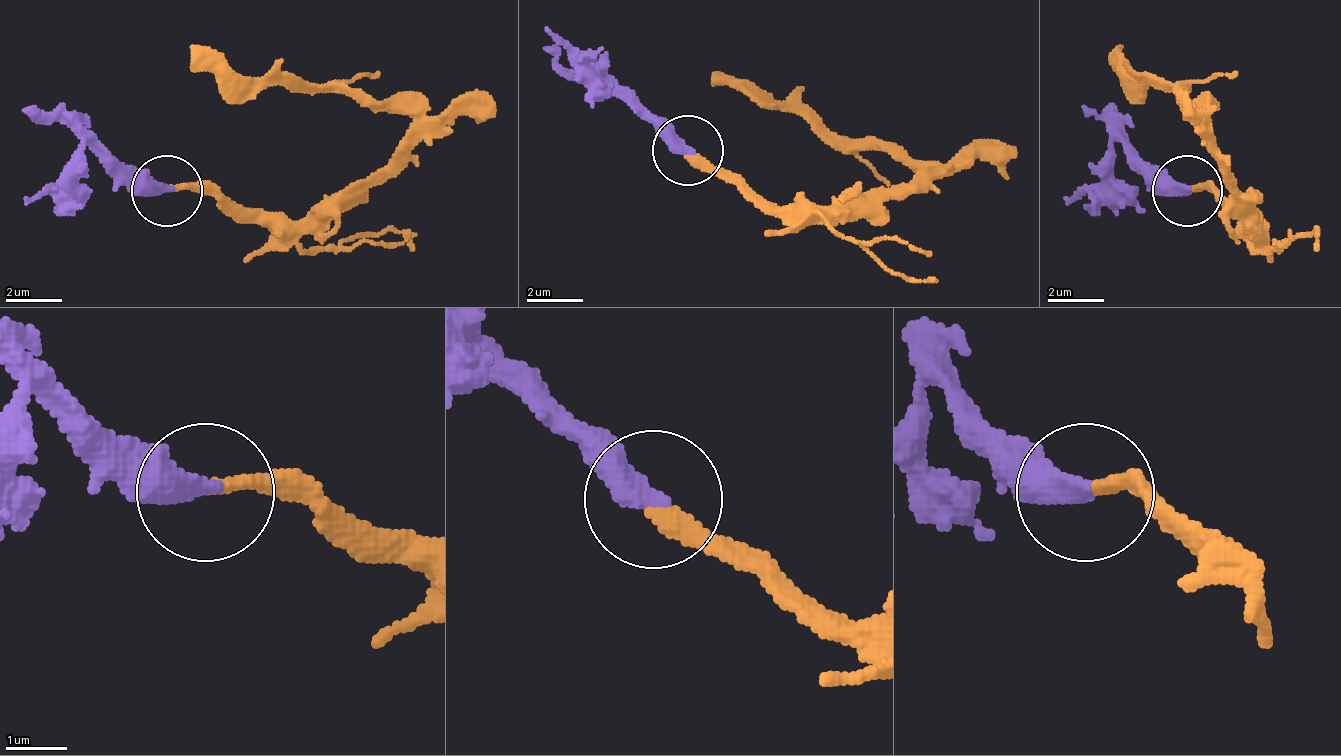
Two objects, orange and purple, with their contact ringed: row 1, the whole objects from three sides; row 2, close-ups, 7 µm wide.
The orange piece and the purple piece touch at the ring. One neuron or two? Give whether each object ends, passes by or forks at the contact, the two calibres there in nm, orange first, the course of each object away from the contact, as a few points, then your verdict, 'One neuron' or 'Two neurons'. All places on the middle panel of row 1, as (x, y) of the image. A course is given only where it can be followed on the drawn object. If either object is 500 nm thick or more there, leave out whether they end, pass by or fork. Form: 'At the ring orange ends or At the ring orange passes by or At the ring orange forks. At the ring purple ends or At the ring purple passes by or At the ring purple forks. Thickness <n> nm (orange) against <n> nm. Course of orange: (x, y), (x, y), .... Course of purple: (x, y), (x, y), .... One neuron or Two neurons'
At the ring orange ends. At the ring purple ends. Thickness 280 nm (orange) against 440 nm. Course of orange: (685, 155), (742, 176), (770, 205), (855, 212), (933, 169), (827, 141), (714, 71). Course of purple: (685, 148), (615, 78), (587, 71), (544, 28). One neuron

